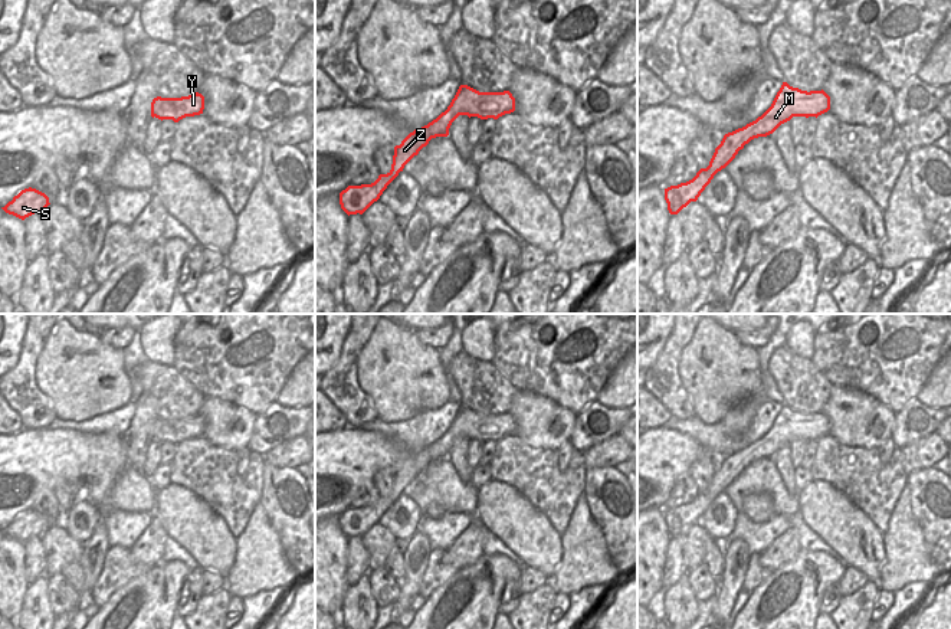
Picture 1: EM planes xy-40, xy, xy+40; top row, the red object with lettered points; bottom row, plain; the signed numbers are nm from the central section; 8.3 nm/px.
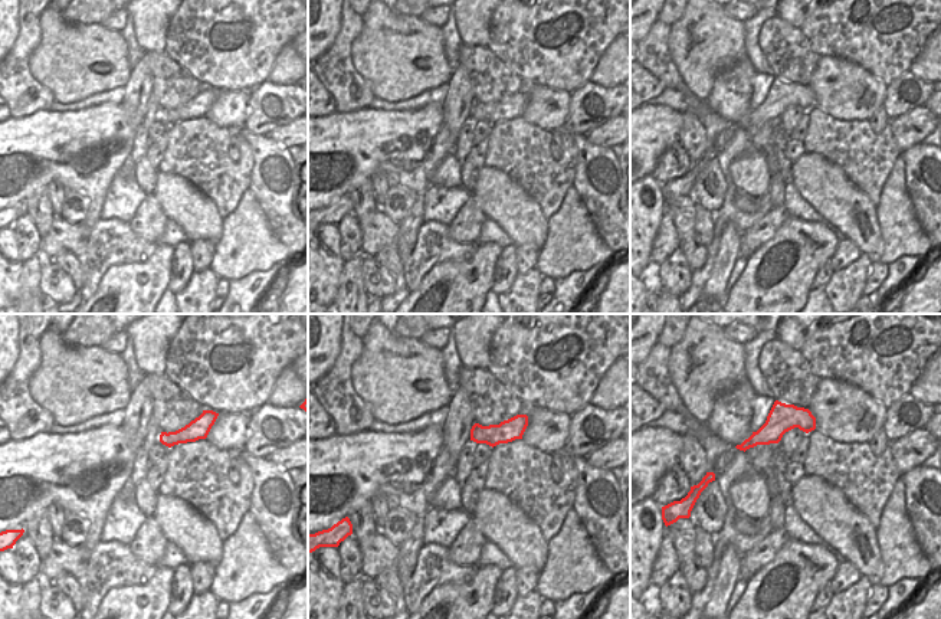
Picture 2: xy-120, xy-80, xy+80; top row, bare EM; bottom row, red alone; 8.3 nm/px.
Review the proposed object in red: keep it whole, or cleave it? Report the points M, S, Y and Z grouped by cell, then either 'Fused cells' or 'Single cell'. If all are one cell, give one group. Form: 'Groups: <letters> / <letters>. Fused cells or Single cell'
Groups: M S Y Z. Single cell

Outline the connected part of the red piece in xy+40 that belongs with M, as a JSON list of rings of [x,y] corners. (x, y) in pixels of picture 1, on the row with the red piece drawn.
[[[783,82],[771,107],[755,121],[724,135],[706,168],[678,186],[665,189],[665,200],[670,214],[678,214],[691,202],[696,202],[714,176],[725,168],[751,140],[773,134],[793,117],[819,117],[830,109],[830,96],[822,91],[801,91]]]

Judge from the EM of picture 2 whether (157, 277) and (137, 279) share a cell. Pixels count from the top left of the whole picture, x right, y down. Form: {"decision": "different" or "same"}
{"decision": "same"}

